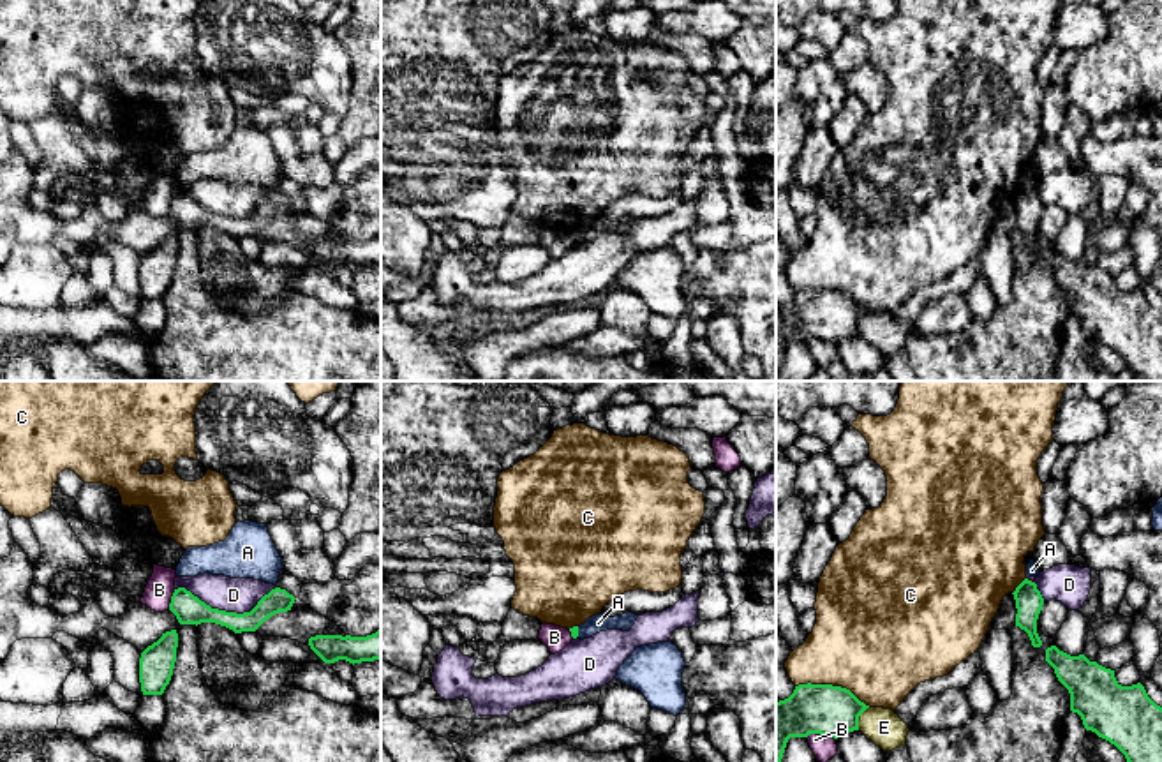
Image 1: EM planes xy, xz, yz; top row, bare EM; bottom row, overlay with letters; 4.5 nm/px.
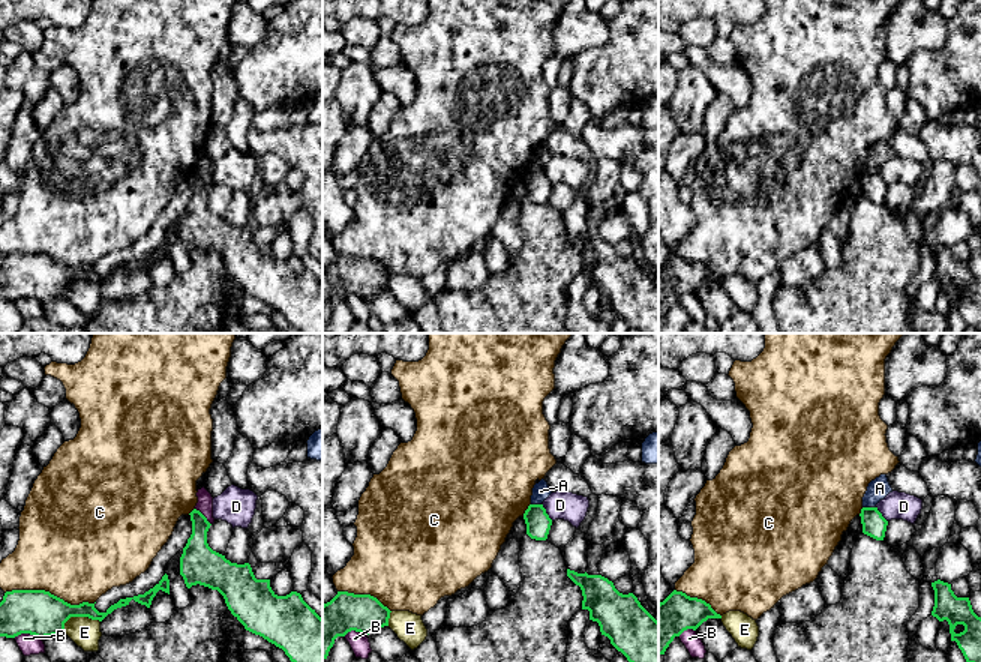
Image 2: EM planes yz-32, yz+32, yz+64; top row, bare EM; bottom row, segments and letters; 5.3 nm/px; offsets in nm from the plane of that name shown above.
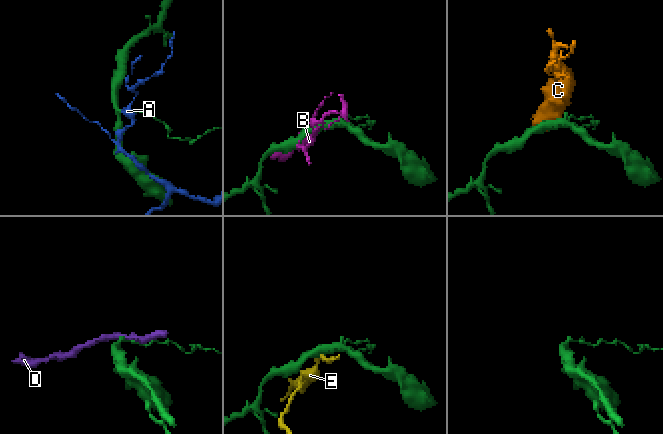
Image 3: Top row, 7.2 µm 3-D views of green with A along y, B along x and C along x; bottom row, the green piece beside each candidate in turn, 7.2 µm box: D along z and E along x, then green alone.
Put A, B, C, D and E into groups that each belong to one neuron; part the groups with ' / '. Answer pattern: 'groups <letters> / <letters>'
groups A / B / C / D / E

